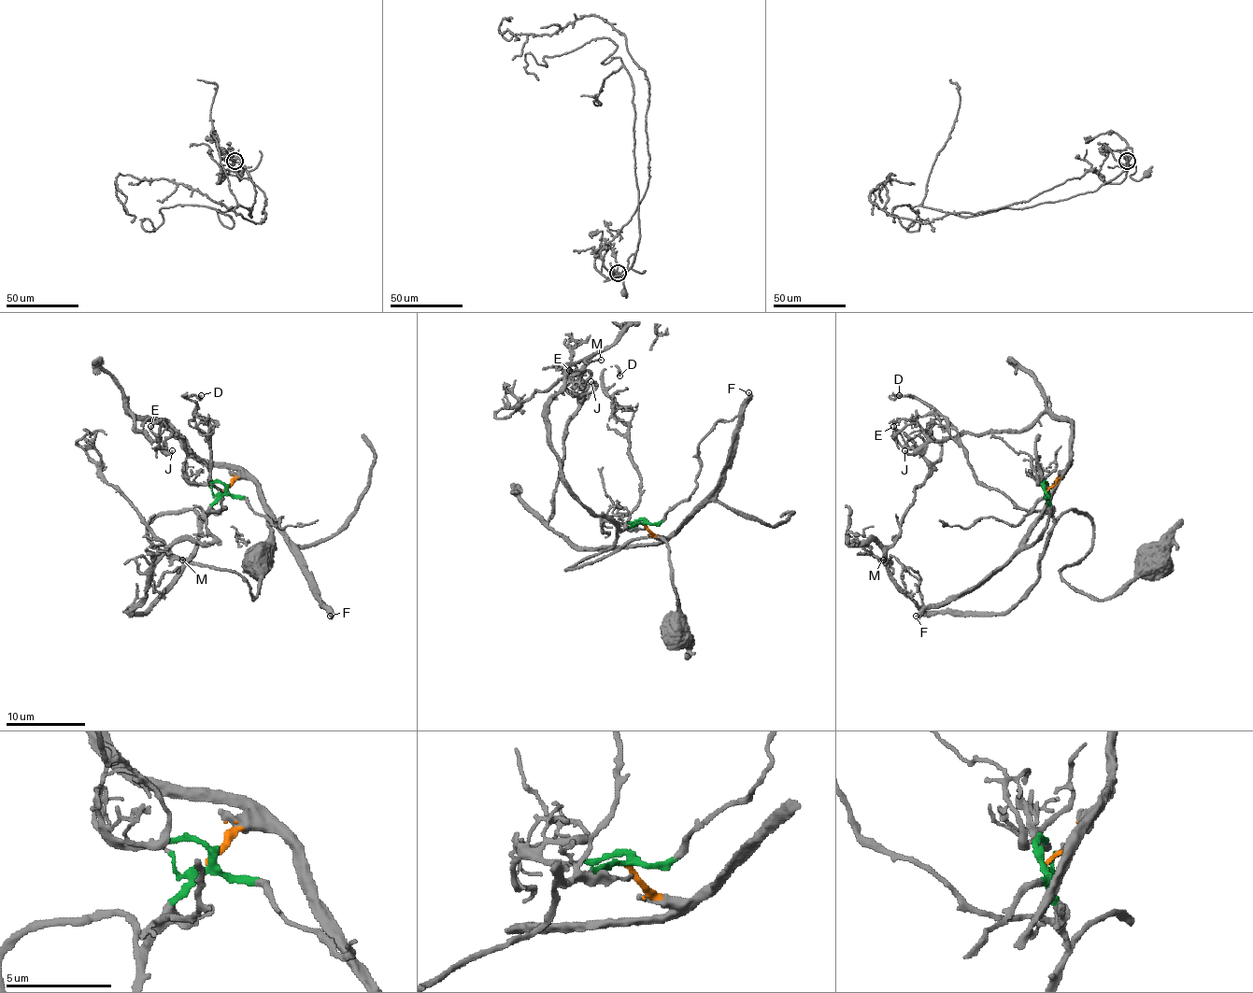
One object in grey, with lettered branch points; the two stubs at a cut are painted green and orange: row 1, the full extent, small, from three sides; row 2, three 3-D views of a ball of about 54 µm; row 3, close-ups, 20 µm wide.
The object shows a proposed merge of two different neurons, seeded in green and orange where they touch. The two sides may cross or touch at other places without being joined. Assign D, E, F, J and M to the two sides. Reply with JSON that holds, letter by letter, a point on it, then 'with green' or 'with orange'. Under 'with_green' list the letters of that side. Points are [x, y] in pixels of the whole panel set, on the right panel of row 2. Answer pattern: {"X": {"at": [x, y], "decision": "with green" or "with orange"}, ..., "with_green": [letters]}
{"D": {"at": [899, 395], "decision": "with green"}, "E": {"at": [893, 426], "decision": "with orange"}, "F": {"at": [916, 616], "decision": "with orange"}, "J": {"at": [904, 450], "decision": "with orange"}, "M": {"at": [883, 560], "decision": "with green"}, "with_green": ["D", "M"]}

